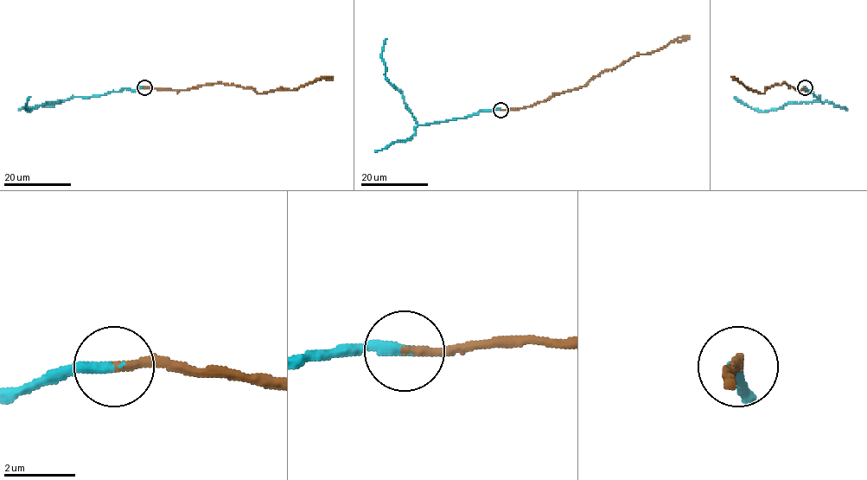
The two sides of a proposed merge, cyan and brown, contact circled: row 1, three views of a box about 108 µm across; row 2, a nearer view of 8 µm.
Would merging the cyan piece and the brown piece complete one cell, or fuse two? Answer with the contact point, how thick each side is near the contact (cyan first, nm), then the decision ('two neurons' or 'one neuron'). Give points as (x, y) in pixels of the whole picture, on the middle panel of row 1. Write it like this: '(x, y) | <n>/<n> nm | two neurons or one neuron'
(500, 110) | 300/240 nm | two neurons

